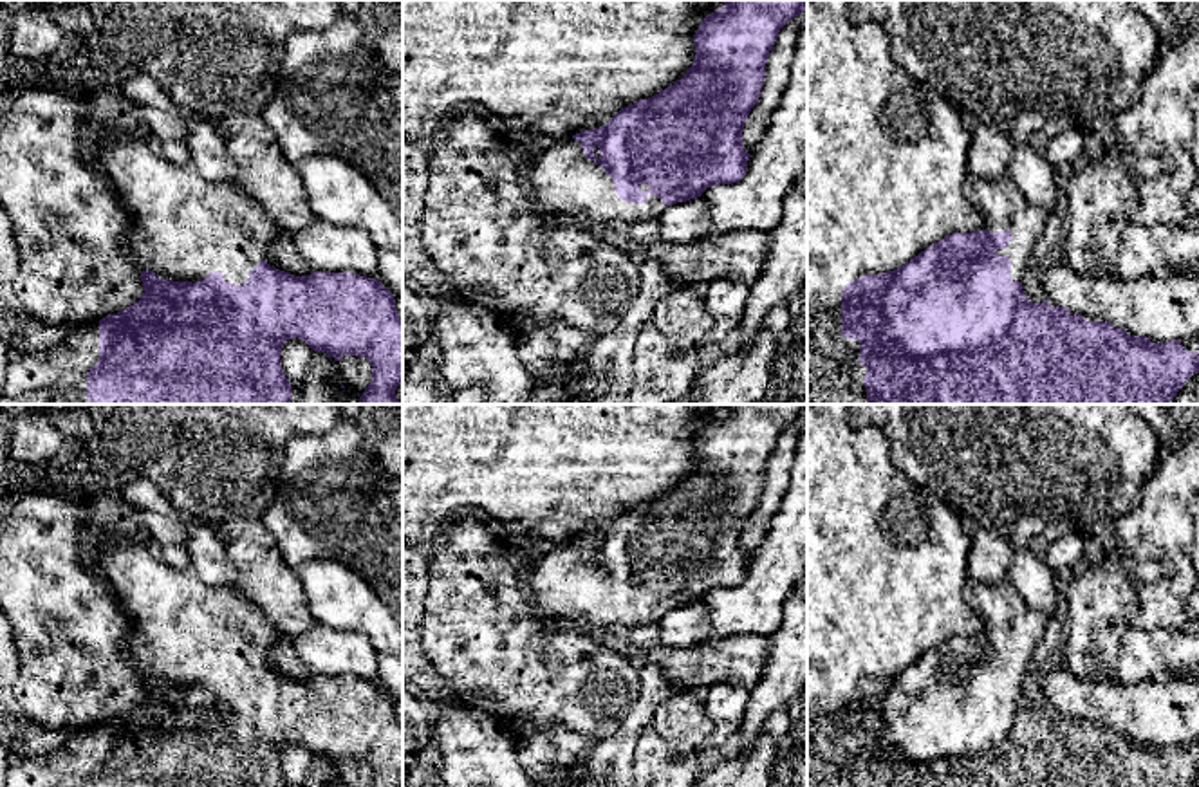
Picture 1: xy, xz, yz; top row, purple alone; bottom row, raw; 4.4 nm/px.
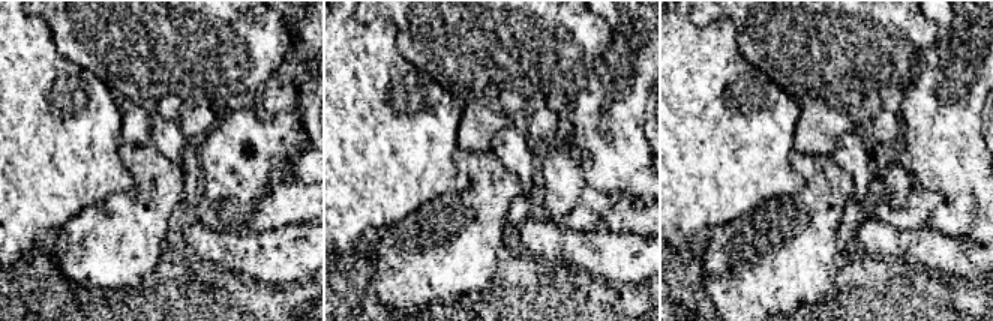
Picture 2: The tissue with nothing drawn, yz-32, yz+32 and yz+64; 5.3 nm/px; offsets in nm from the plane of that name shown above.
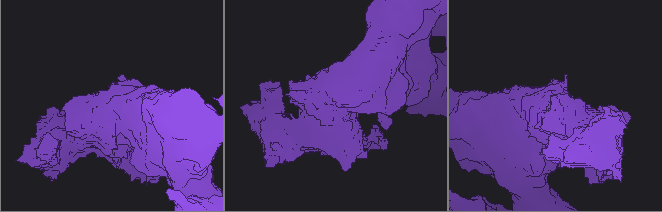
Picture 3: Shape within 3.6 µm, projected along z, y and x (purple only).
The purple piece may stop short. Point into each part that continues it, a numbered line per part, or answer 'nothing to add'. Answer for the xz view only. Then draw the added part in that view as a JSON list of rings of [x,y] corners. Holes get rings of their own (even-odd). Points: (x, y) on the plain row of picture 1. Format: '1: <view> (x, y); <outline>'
1: xz (569, 592); [[[563,542],[531,569],[527,583],[538,614],[549,623],[589,635],[609,635],[618,625],[661,623],[668,610],[646,599],[643,608],[621,605],[603,570],[589,565],[581,547]]]

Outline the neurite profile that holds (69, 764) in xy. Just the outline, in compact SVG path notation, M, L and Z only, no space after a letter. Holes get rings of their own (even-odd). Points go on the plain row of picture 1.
M99 724L72 731L63 744L42 756L14 756L5 787L87 787L87 778L99 765Z

